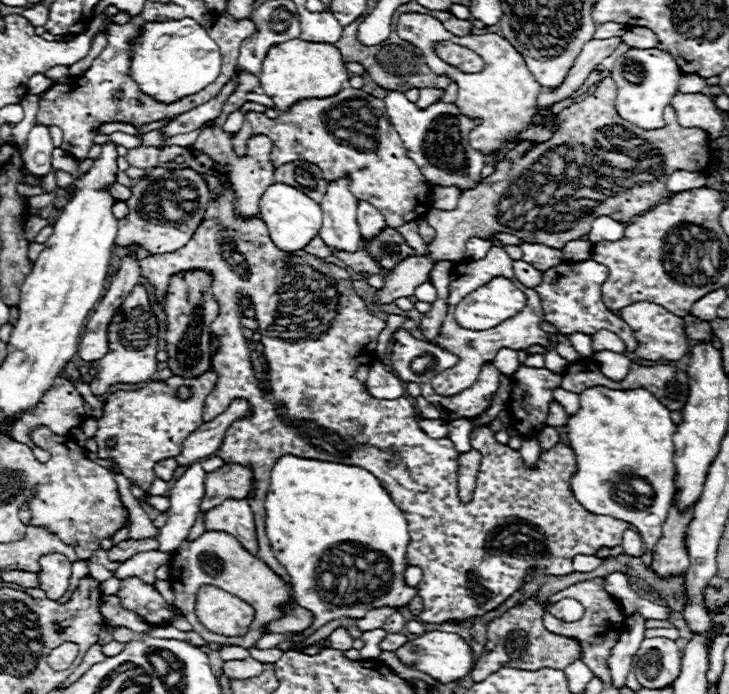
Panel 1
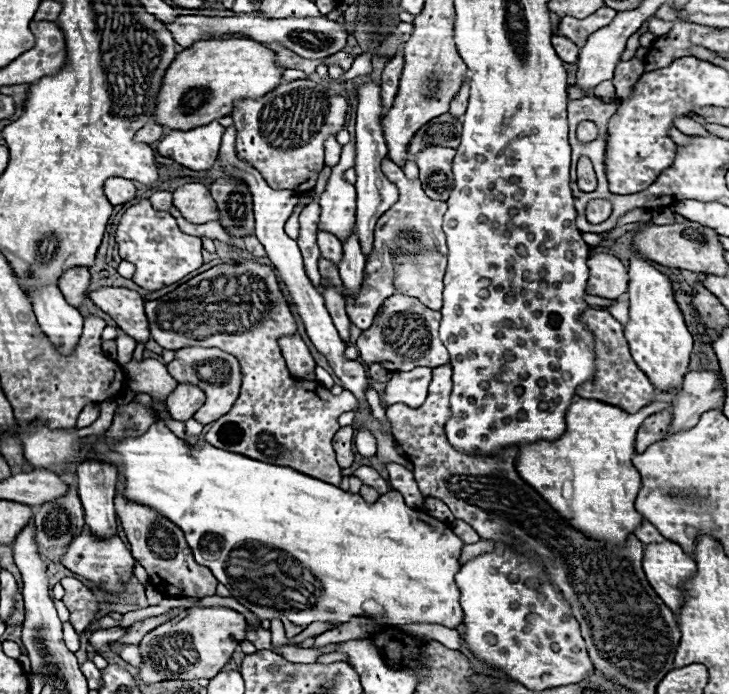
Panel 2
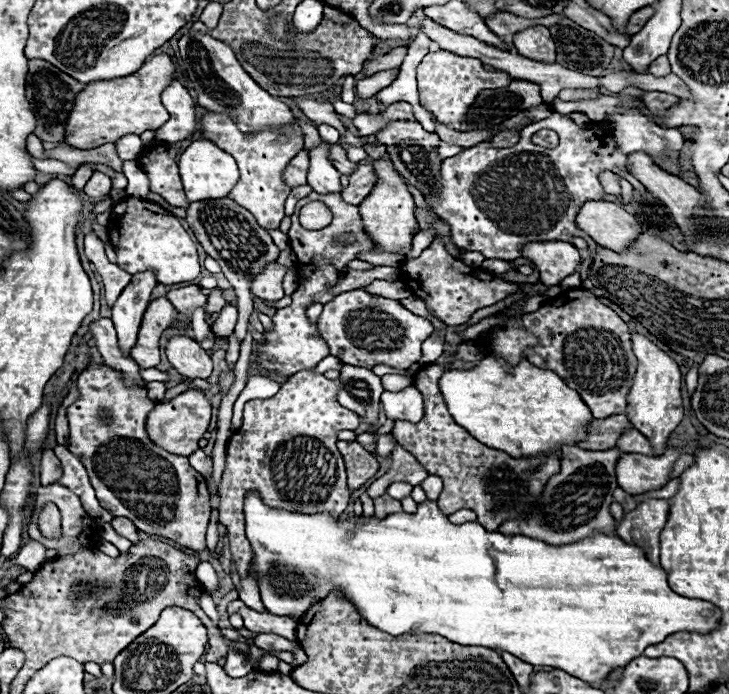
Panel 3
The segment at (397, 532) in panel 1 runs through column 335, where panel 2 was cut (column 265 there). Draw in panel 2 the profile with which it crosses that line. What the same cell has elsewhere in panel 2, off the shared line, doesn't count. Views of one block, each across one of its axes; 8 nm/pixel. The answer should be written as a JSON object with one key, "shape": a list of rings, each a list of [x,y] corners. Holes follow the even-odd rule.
{"shape":[[[162,420],[154,422],[148,432],[144,434],[138,434],[138,436],[126,436],[126,438],[120,438],[118,442],[108,442],[106,436],[98,438],[96,444],[90,442],[88,438],[78,438],[76,434],[76,428],[72,430],[50,430],[46,424],[40,424],[40,422],[30,422],[28,428],[16,428],[16,436],[20,438],[22,442],[22,448],[24,448],[24,460],[26,464],[30,464],[32,468],[48,468],[52,472],[64,472],[68,466],[78,466],[82,460],[86,460],[86,456],[82,454],[84,446],[86,444],[92,444],[90,448],[90,456],[100,460],[100,462],[106,462],[106,464],[112,464],[118,468],[118,472],[124,476],[124,492],[122,496],[130,502],[136,502],[136,504],[144,504],[152,510],[156,510],[158,514],[162,514],[164,518],[168,518],[170,522],[174,522],[178,528],[182,528],[192,552],[194,552],[194,558],[198,564],[202,566],[208,566],[212,570],[212,574],[216,576],[216,580],[220,584],[224,584],[230,594],[240,602],[244,604],[248,610],[252,610],[260,620],[272,620],[272,618],[280,618],[282,614],[286,614],[294,624],[306,628],[308,624],[316,622],[316,620],[336,620],[336,622],[348,622],[350,618],[354,616],[366,616],[366,612],[362,610],[362,604],[366,600],[376,600],[382,608],[384,608],[384,614],[382,618],[386,618],[384,622],[390,624],[390,626],[402,626],[402,624],[414,624],[414,622],[426,622],[426,624],[442,624],[442,626],[448,626],[448,628],[456,628],[458,624],[462,624],[462,608],[458,606],[458,586],[454,582],[454,574],[458,572],[460,564],[458,564],[458,558],[460,558],[460,552],[462,552],[462,540],[452,532],[452,528],[432,516],[428,516],[426,512],[422,510],[414,510],[414,508],[408,508],[402,500],[402,496],[398,492],[388,492],[384,496],[380,496],[374,504],[366,504],[362,500],[360,494],[350,494],[350,492],[344,492],[340,490],[338,486],[332,486],[328,482],[322,482],[318,478],[312,478],[312,476],[306,476],[294,468],[288,468],[288,466],[276,466],[276,464],[268,464],[268,462],[260,462],[260,460],[252,460],[248,456],[242,456],[242,454],[234,454],[234,452],[228,452],[228,450],[222,450],[222,448],[216,448],[216,446],[210,446],[204,438],[200,438],[196,444],[188,444],[184,442],[182,438],[174,436]]]}

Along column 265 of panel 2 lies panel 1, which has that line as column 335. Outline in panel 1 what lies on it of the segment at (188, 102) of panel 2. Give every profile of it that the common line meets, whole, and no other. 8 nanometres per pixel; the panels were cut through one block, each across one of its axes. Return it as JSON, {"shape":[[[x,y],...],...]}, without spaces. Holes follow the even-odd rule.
{"shape":[[[288,40],[280,46],[274,46],[264,58],[264,66],[260,72],[262,90],[272,96],[278,110],[288,110],[288,106],[310,100],[310,98],[330,98],[338,94],[348,82],[350,72],[342,62],[342,54],[334,44],[324,42],[306,42],[306,40]]]}

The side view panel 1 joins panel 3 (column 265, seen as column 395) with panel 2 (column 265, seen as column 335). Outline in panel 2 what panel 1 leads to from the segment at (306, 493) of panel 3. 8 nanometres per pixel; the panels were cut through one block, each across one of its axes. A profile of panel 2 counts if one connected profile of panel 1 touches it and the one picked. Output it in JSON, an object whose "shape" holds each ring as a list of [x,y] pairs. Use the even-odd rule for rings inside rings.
{"shape":[[[254,260],[218,264],[164,298],[146,302],[146,312],[150,334],[162,348],[220,348],[240,360],[242,390],[232,410],[218,418],[206,434],[212,446],[246,454],[254,460],[290,466],[340,486],[342,474],[332,450],[332,438],[340,428],[339,416],[356,410],[357,400],[347,390],[334,396],[320,382],[302,382],[290,376],[278,340],[296,334],[298,326],[270,266]]]}

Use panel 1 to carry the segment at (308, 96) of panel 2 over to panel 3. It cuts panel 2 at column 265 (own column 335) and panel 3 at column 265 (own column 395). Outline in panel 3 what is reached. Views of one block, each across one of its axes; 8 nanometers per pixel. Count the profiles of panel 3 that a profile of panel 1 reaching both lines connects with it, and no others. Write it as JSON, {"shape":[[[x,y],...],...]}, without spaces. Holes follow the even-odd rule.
{"shape":[[[208,112],[202,118],[202,138],[210,138],[216,146],[222,146],[228,154],[232,154],[238,162],[240,168],[240,180],[236,186],[230,190],[228,198],[238,202],[242,208],[250,210],[258,224],[276,230],[280,226],[280,220],[284,218],[284,200],[290,194],[290,186],[284,182],[282,174],[290,160],[304,150],[304,134],[300,124],[294,120],[288,126],[282,126],[280,132],[274,130],[262,130],[262,132],[252,132],[244,134],[240,132],[238,124],[230,114],[218,114],[218,112]]]}

